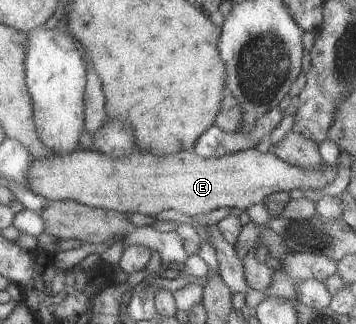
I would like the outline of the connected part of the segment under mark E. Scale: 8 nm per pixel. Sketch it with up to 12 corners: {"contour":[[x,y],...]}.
{"contour":[[96,150],[33,159],[28,188],[149,217],[319,191],[338,162]]}

